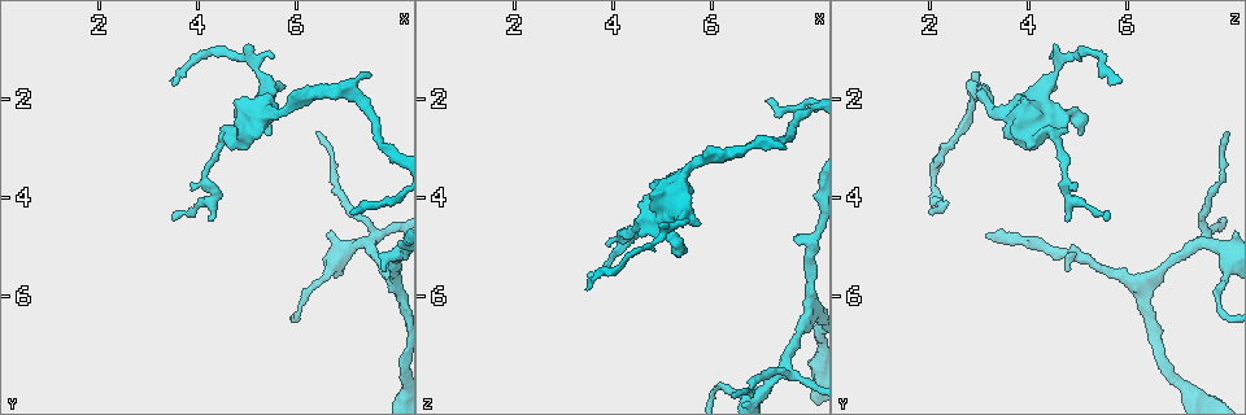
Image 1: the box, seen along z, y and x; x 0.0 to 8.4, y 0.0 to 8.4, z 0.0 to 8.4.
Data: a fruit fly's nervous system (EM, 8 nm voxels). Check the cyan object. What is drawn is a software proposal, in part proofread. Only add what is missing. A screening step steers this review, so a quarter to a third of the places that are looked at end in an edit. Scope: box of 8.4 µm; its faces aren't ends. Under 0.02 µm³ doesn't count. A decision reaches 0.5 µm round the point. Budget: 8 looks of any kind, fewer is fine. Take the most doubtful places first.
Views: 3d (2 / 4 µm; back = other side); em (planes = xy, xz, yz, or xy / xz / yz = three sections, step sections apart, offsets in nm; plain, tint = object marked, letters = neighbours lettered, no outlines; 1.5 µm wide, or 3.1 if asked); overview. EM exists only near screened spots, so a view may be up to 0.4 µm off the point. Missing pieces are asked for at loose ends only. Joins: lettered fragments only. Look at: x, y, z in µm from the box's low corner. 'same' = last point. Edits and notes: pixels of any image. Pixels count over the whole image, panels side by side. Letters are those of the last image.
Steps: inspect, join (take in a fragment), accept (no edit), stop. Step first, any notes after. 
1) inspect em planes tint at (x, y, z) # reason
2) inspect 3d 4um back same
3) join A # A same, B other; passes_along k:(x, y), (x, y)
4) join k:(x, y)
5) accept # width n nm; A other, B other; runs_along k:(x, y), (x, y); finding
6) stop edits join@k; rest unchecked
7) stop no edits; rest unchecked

inspect 3d 4um at (7.20, 4.25, 1.95) # long arm stops here

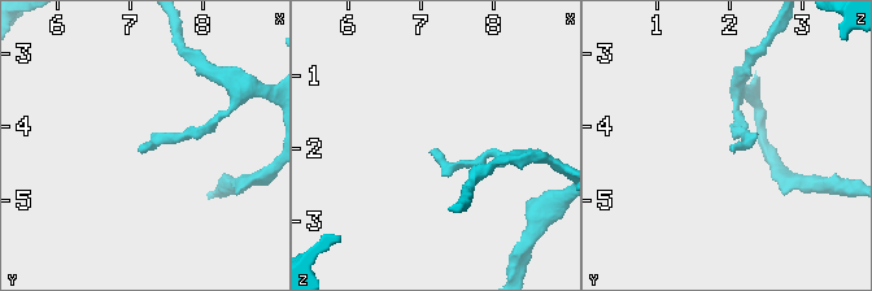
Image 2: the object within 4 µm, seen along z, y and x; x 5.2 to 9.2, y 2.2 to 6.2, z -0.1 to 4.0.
inspect em xy step 4 letters at (7.25, 4.30, 2.00)

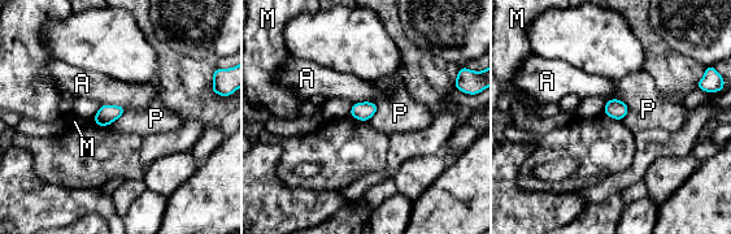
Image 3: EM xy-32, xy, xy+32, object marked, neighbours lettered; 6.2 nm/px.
accept # longest_contact P 200 nm; A other, M other, P other; border 3:(126, 111), (112, 122), (100, 128); no lettered fragment goes on from it

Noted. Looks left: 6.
inspect em planes letters at (5.50, 2.70, 5.05) # free end

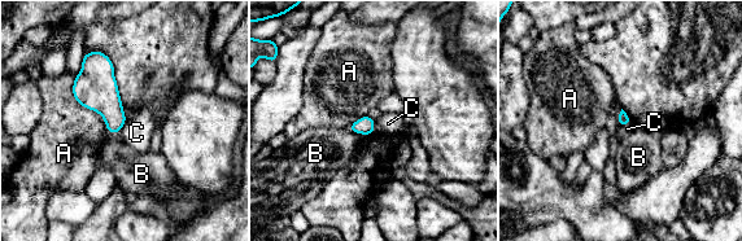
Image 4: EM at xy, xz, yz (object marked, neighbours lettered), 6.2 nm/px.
accept # A other, B other, C other; border 4:(631, 122), (618, 126); no lettered fragment goes on from it

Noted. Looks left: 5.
inspect em yz step 8 tint at (7.50, 1.45, 3.00) # branch stops here

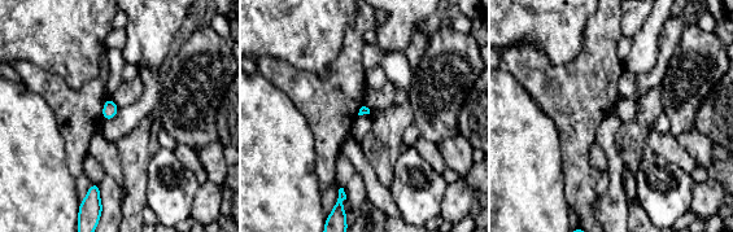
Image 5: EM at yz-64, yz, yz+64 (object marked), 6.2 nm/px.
inspect em planes tint same # another direction

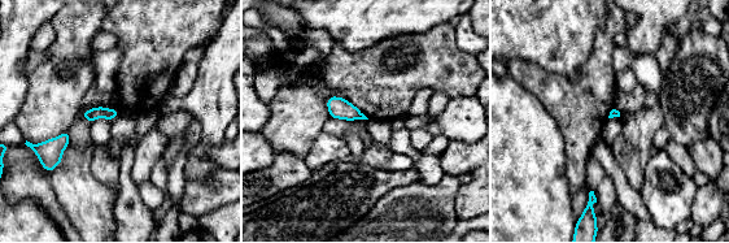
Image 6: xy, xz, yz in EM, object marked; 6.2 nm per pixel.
inspect em planes letters same

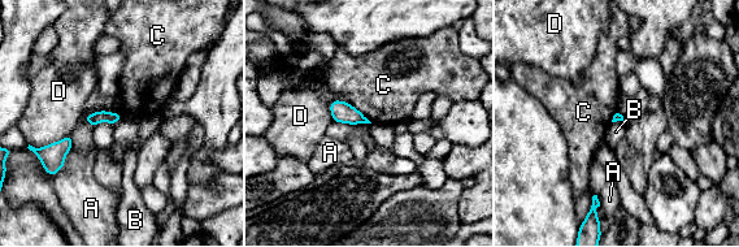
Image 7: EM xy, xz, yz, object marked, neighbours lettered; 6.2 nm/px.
accept # A other, B other, C other, D other; border 7:(348, 103), (372, 122); none of them fits

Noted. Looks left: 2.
stop no edits; rest unchecked

